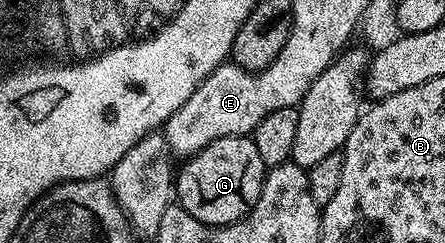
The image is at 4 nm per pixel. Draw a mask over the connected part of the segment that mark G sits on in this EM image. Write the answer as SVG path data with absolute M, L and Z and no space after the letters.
M252 136L216 137L184 162L175 173L175 201L195 219L208 225L240 221L255 207L263 191L267 166Z

